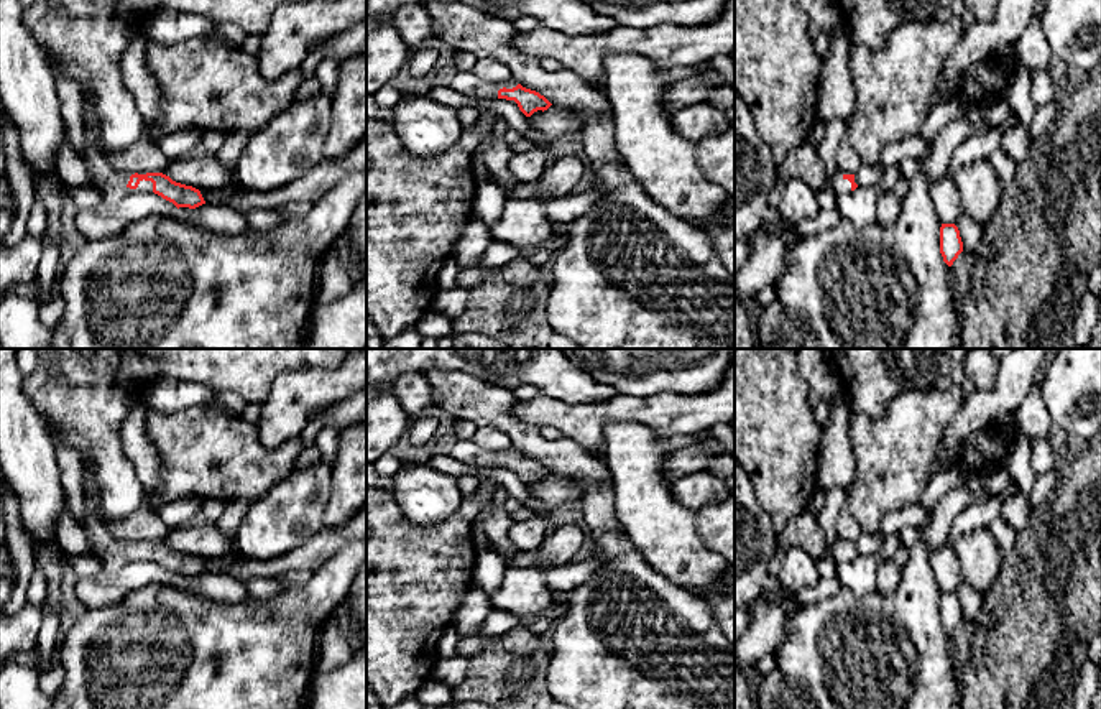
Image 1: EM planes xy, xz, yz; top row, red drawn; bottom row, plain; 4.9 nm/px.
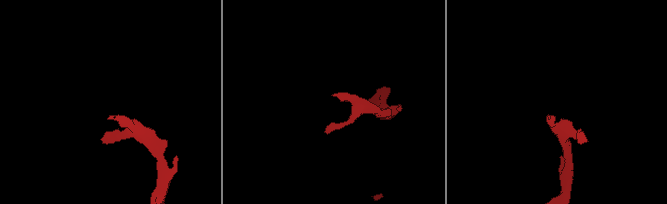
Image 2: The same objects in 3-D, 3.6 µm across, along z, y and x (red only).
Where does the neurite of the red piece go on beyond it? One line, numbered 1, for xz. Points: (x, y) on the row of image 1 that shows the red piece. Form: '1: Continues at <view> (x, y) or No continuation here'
1: Continues at xz (469, 84)

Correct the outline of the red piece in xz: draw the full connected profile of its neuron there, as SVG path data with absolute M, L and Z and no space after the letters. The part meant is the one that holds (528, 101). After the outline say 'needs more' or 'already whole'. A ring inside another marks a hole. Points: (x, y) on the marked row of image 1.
M457 72L450 87L458 94L475 99L495 97L511 100L526 117L531 117L537 110L544 112L552 105L544 95L523 87L513 79L504 82L488 82L473 72Z | needs more

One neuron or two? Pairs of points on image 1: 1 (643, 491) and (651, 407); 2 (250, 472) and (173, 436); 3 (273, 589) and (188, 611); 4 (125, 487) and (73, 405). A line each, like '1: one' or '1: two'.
1: two
2: one
3: two
4: one

